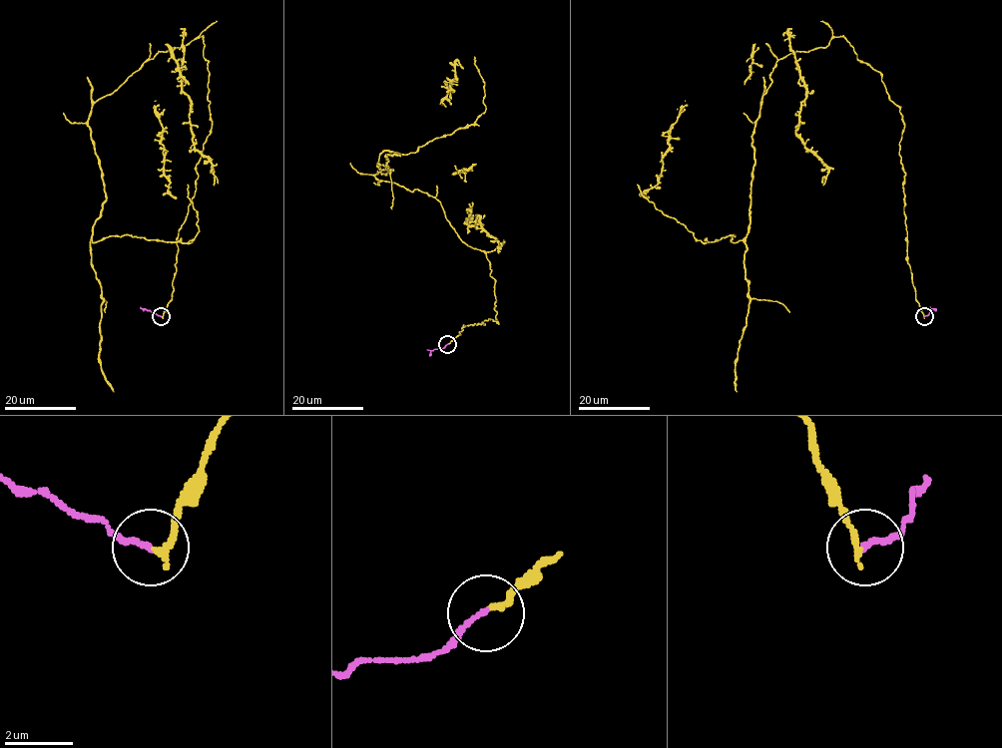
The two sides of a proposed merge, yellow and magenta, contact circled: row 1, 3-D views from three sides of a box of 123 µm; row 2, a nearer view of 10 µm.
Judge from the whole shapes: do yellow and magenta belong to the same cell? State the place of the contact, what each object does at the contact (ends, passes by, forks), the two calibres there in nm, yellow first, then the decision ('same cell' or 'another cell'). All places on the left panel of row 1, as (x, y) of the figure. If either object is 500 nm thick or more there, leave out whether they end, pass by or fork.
place (161, 316); yellow ends; magenta ends; calibres 190 and 150 nm; another cell

